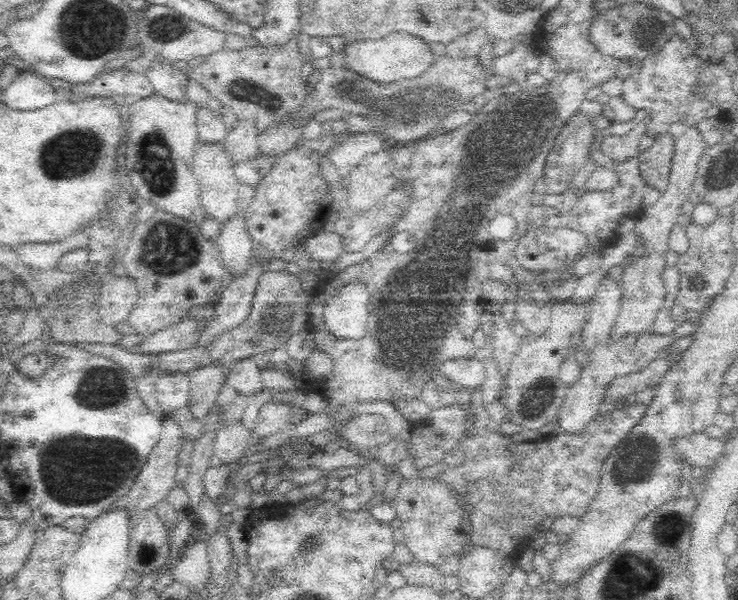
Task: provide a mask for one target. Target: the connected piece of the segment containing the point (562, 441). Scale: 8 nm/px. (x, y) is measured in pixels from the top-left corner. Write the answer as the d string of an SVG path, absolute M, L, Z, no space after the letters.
M631 404L617 406L612 412L600 412L593 416L579 433L555 432L555 435L544 435L538 428L541 438L536 441L525 441L523 435L510 436L499 428L466 429L456 444L456 449L464 453L464 462L450 466L442 462L433 466L416 468L409 456L394 465L401 473L403 480L408 478L436 478L446 482L454 492L458 492L464 504L470 504L471 538L475 547L485 547L494 551L500 558L517 562L522 552L529 546L530 536L558 517L584 516L588 504L596 494L600 482L602 463L610 456L613 448L623 441L635 424L638 424L647 405Z

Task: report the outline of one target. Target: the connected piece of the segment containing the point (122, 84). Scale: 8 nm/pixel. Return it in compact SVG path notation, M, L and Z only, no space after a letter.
M124 68L104 72L94 77L86 86L74 86L69 89L70 97L76 101L84 97L104 96L121 99L121 96L130 100L144 99L153 96L154 87L150 80L139 73L130 72Z

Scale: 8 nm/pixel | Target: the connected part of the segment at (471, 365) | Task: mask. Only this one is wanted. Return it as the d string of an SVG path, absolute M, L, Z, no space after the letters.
M475 358L448 360L440 366L440 375L455 380L465 391L480 389L484 384L484 361Z

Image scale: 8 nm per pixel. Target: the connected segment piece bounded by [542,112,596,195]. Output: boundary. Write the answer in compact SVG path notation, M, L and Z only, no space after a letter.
M574 113L555 138L546 158L543 183L548 194L568 194L572 178L589 159L589 146L596 127L592 118Z

